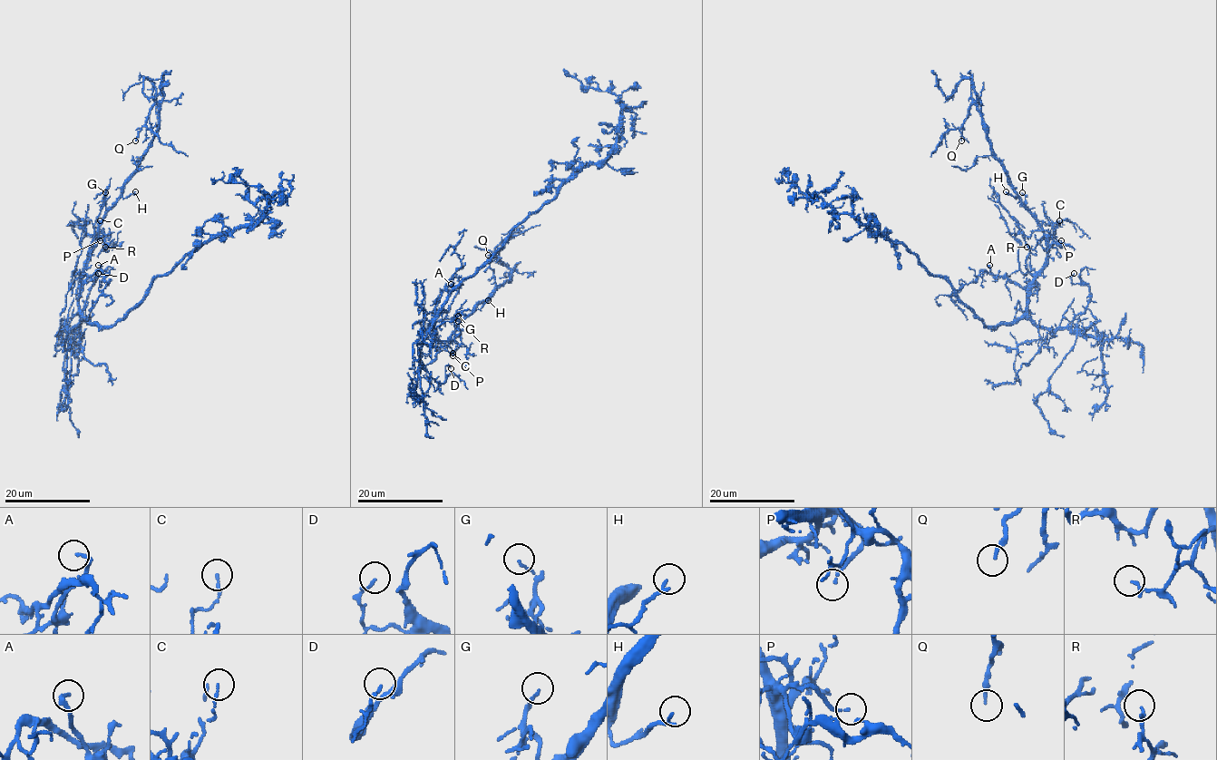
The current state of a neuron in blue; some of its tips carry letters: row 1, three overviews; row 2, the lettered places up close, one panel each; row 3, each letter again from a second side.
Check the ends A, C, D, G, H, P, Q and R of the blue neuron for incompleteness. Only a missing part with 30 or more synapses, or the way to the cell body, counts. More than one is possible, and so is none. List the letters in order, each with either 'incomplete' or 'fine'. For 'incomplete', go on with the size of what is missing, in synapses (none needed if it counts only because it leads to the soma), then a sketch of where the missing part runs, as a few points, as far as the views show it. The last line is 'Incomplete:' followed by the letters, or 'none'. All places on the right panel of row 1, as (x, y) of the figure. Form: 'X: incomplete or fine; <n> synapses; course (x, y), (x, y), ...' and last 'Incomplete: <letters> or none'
A: fine
C: fine
D: fine
G: fine
H: fine
P: incomplete; 40 synapses; course (1061, 240), (1074, 247), (1079, 244), (1063, 218), (1022, 187), (982, 151), (971, 135), (973, 112)
Q: fine
R: fine
Incomplete: P

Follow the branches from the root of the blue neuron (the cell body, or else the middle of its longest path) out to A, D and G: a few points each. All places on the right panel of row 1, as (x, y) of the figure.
A: (1007, 322), (1014, 322), (1023, 314), (1027, 293), (1006, 277), (994, 277), (989, 265)
D: (1007, 322), (1027, 318), (1045, 327), (1067, 327), (1085, 309), (1090, 299), (1086, 285), (1072, 283), (1074, 273)
G: (1007, 322), (1014, 322), (1023, 314), (1028, 287), (1035, 281), (1046, 257), (1044, 229), (1026, 208), (1022, 192)

